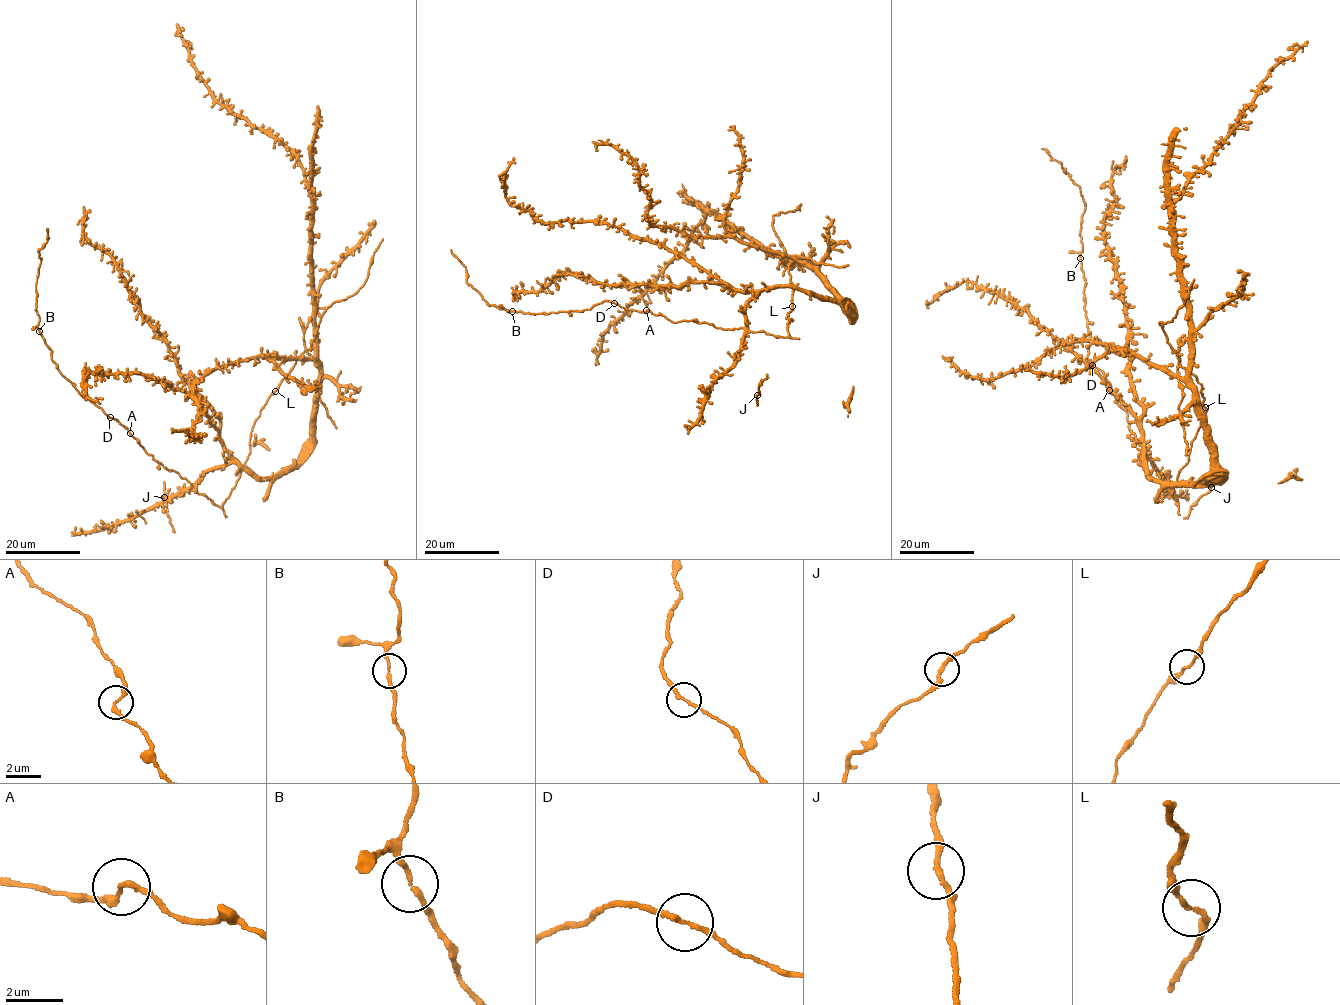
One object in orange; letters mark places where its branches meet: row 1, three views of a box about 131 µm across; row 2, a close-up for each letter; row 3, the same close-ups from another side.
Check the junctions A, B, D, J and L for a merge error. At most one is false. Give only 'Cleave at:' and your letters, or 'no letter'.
Cleave at: no letter

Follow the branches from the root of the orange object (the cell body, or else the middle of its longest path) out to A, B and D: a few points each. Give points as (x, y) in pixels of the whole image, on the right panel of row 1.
A: (1191, 444), (1188, 462), (1173, 487), (1176, 503), (1160, 481), (1149, 451), (1129, 430), (1126, 411), (1108, 390)
B: (1191, 444), (1173, 487), (1176, 503), (1109, 382), (1088, 361), (1080, 258)
D: (1191, 444), (1188, 462), (1173, 487), (1176, 503), (1149, 451), (1129, 430), (1126, 411), (1109, 382), (1092, 365)

